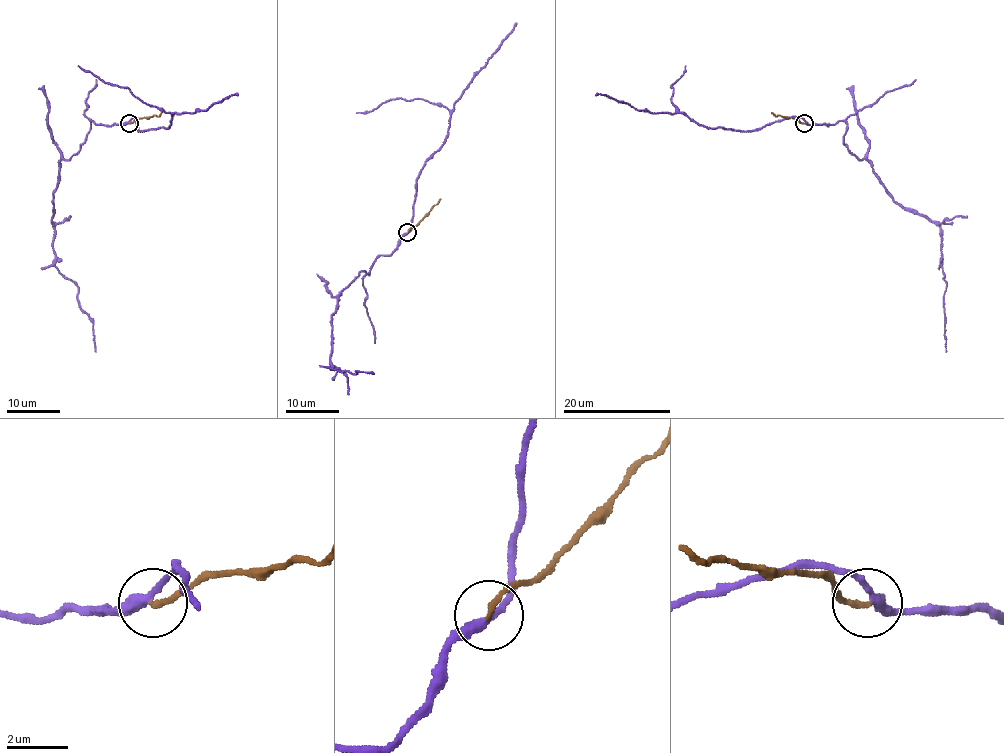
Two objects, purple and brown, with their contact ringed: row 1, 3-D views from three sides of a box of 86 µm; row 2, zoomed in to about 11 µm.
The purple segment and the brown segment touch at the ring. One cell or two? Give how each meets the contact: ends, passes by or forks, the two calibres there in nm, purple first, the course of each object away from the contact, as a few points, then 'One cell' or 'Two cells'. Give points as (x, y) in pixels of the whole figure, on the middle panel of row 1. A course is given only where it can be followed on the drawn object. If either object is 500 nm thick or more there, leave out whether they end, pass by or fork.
At the ring purple passes by. At the ring brown ends. Thickness 280 nm (purple) against 180 nm. Course of purple: (407, 233), (390, 254), (376, 258), (368, 274), (359, 273), (338, 296), (332, 315), (334, 369), (374, 373). Course of brown: (407, 232), (441, 198). Two cells

